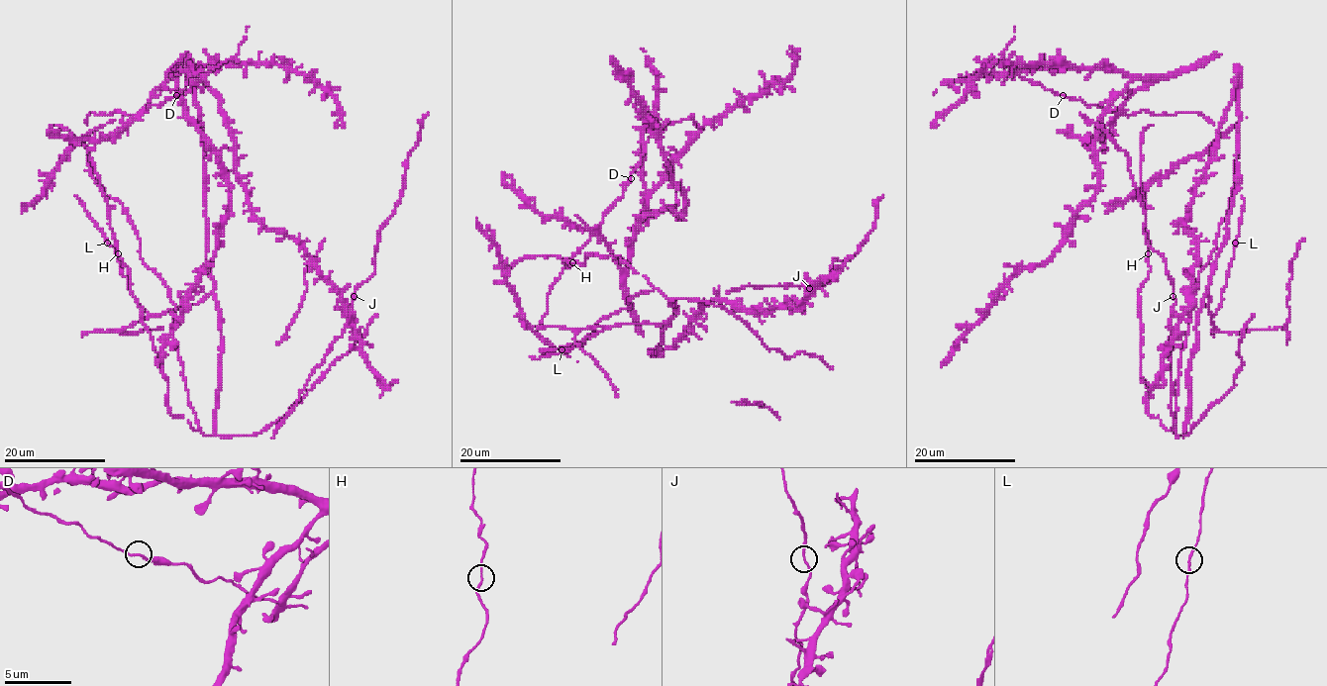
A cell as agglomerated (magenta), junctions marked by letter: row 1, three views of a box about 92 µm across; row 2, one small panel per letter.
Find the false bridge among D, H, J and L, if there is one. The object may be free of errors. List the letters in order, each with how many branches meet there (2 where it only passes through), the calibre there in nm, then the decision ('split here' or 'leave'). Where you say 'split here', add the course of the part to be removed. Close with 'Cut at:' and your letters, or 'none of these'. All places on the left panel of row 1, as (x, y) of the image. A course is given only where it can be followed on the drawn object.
D: 2 branches meet; 160 nm thick; leave
H: 2 branches meet; 150 nm thick; leave
J: 2 branches meet; 150 nm thick; leave
L: 2 branches meet; 160 nm thick; leave
Cut at: none of these

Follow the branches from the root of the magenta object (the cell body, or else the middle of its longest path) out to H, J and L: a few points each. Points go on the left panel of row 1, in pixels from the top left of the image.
H: (205, 169), (206, 264), (222, 325), (214, 435), (169, 412), (160, 357), (118, 254)
J: (205, 169), (195, 98), (200, 76), (219, 100), (251, 211), (302, 246), (352, 316), (354, 296)
L: (205, 169), (206, 264), (214, 289), (201, 301), (150, 316), (131, 291), (116, 249), (107, 243)

